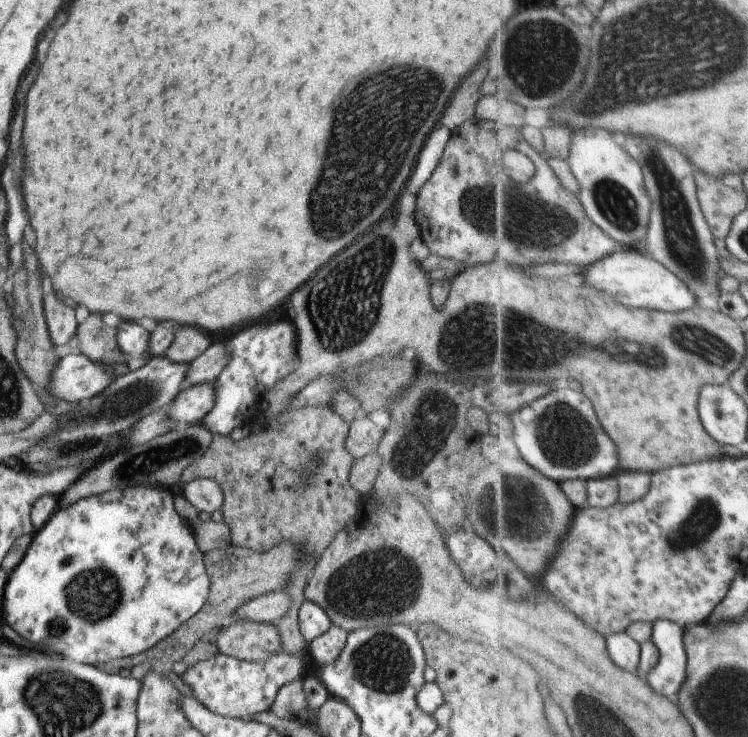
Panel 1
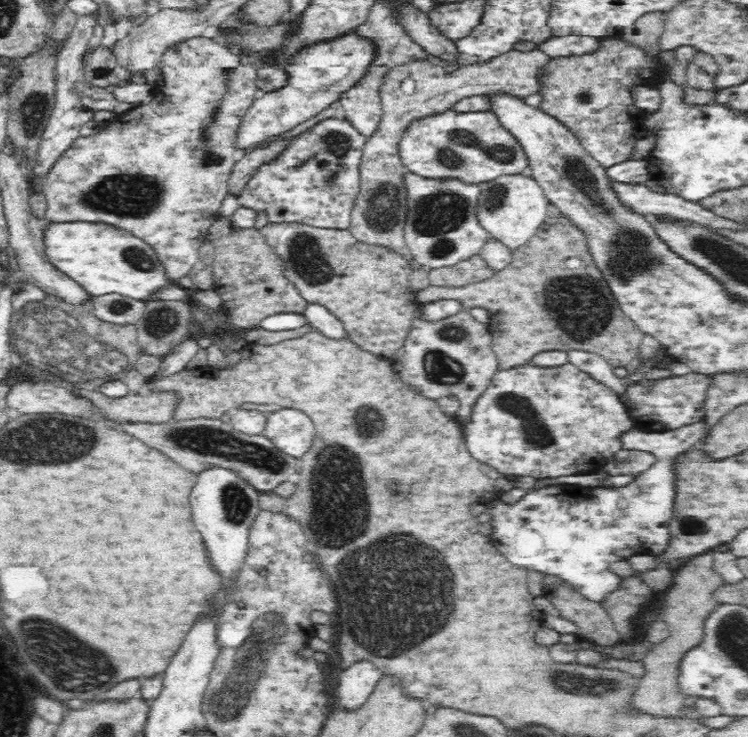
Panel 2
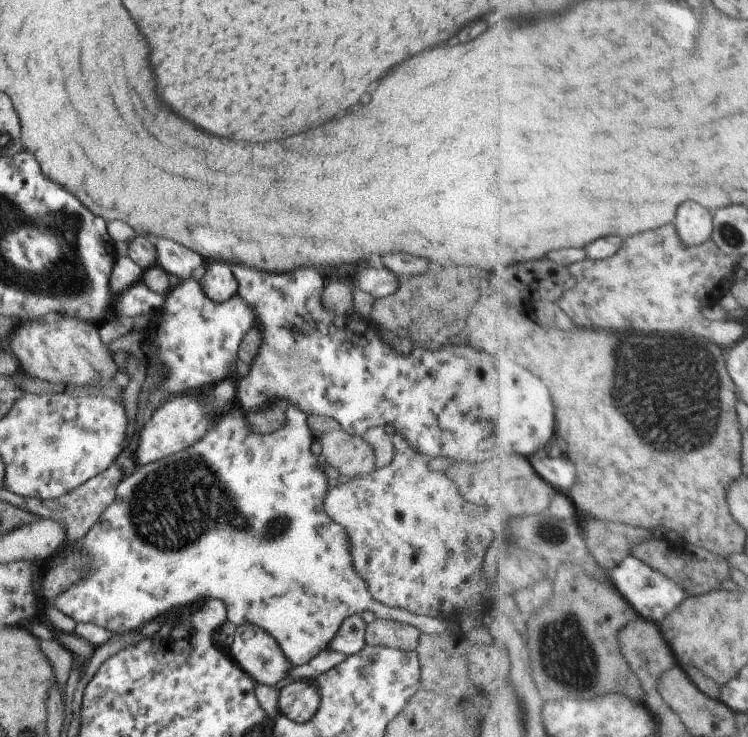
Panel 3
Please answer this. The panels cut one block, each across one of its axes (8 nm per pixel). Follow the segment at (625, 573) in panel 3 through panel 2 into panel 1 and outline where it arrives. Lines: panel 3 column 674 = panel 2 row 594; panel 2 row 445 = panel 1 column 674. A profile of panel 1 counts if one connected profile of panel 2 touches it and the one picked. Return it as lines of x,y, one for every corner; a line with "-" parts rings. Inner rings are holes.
660,620
656,624
654,640
660,646
663,657
648,674
648,680
658,692
677,700
684,682
688,680
686,630
672,620

